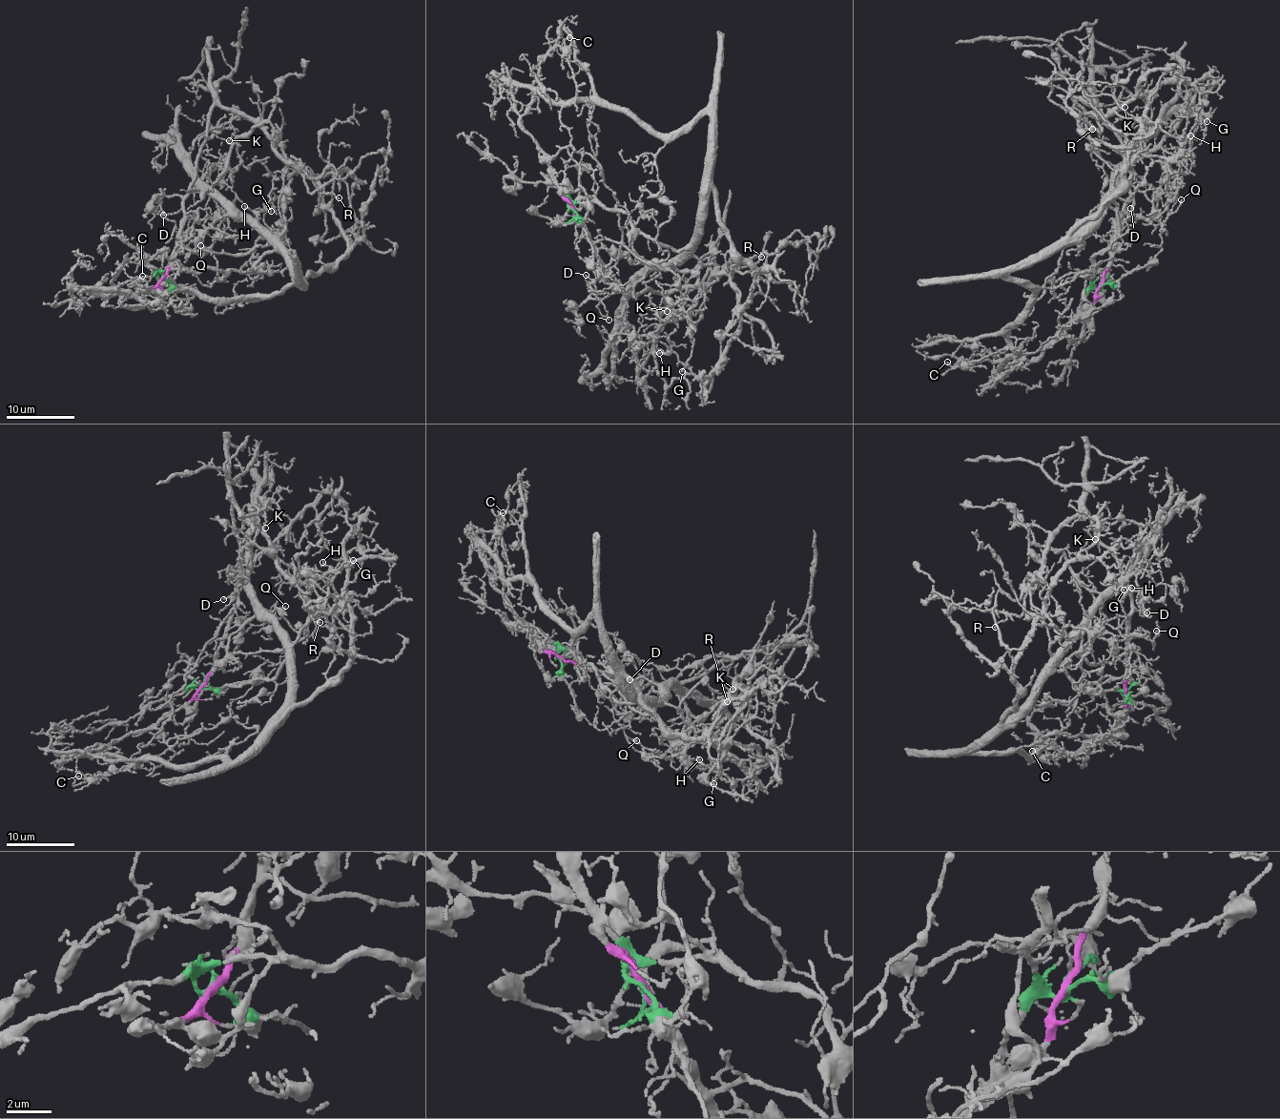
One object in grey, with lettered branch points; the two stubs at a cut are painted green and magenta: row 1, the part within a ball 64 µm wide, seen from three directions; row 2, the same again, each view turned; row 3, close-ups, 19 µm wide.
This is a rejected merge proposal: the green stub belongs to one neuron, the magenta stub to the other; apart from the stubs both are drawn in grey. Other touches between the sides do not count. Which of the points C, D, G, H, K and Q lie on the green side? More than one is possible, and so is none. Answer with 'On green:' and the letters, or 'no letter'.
On green: C, G, H, K, Q

